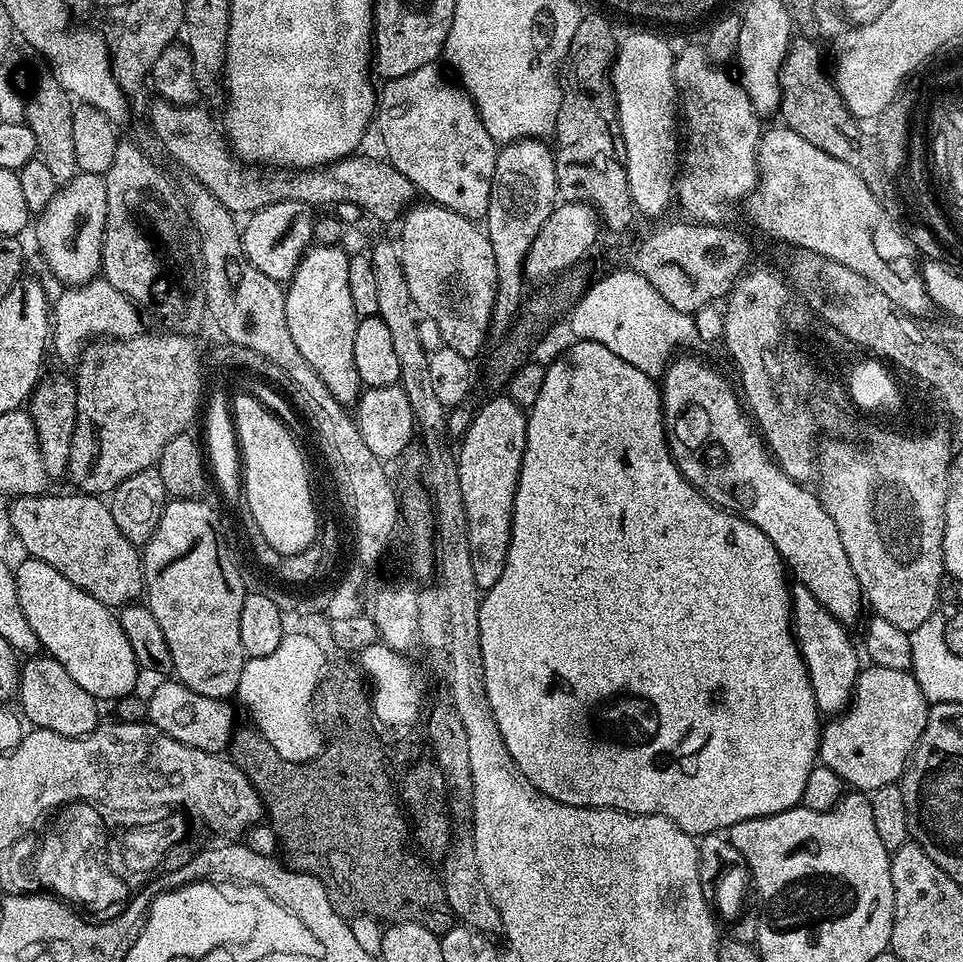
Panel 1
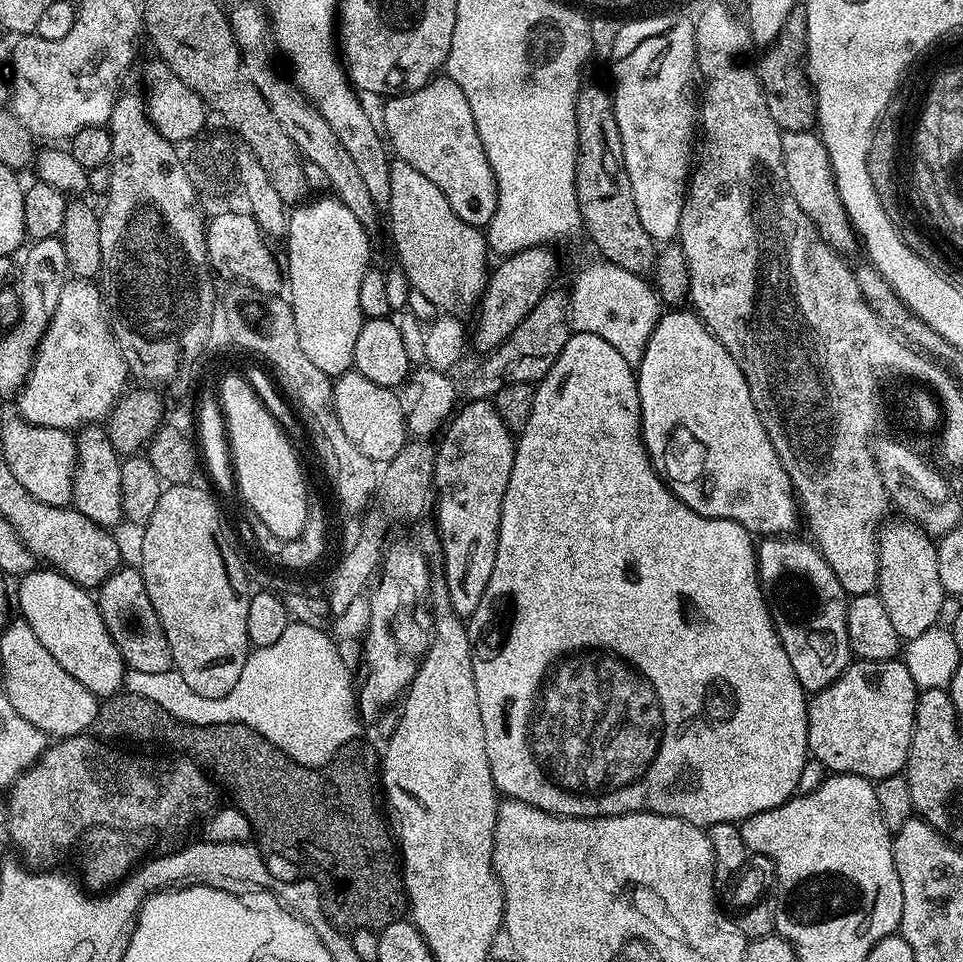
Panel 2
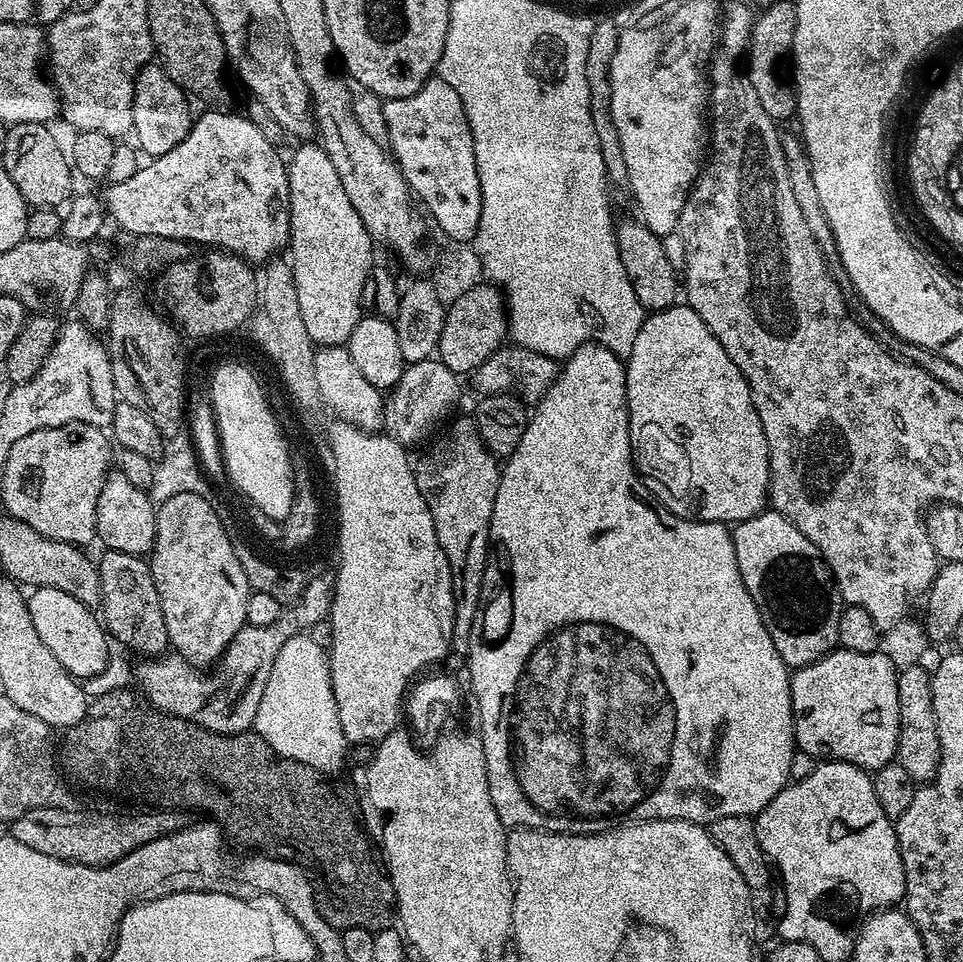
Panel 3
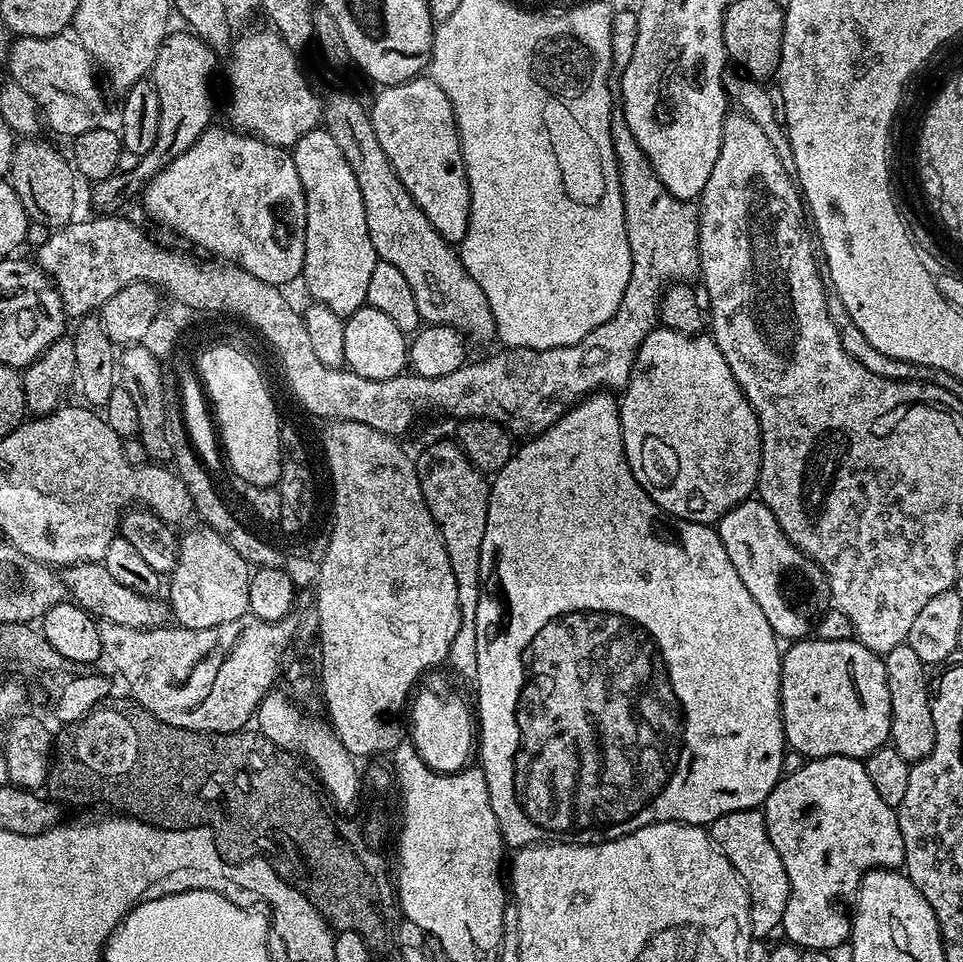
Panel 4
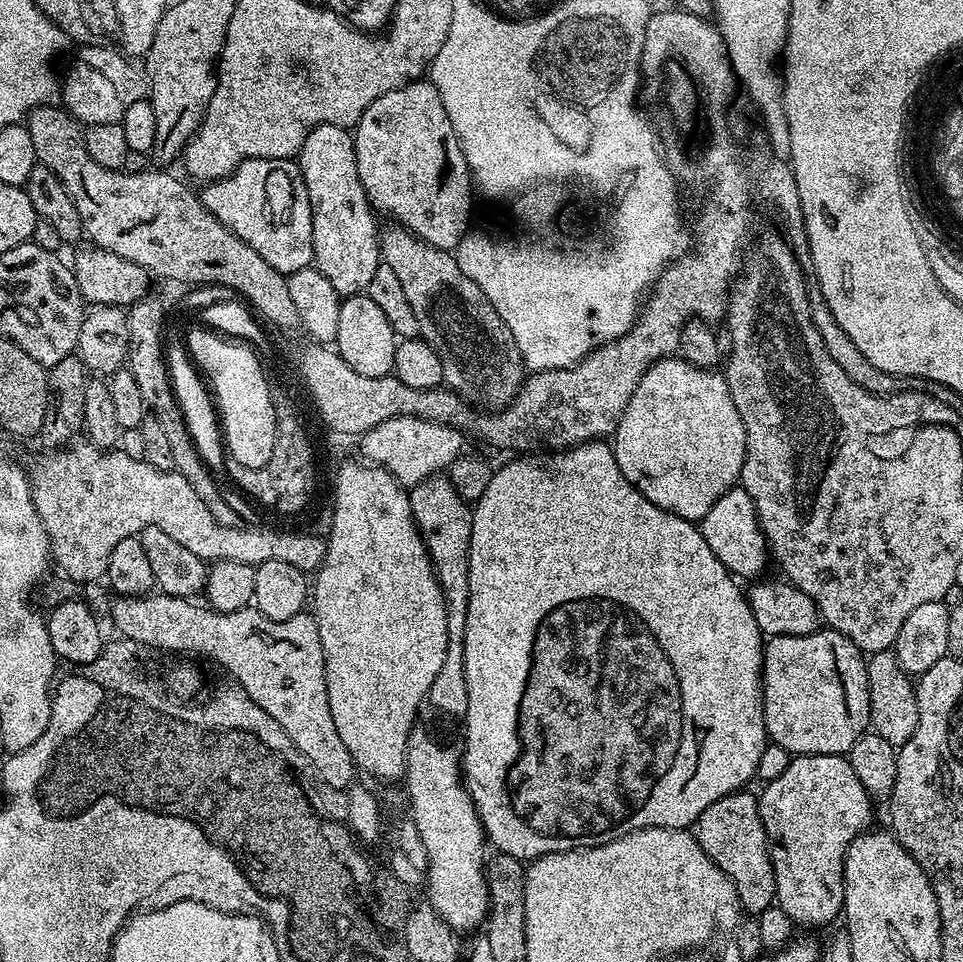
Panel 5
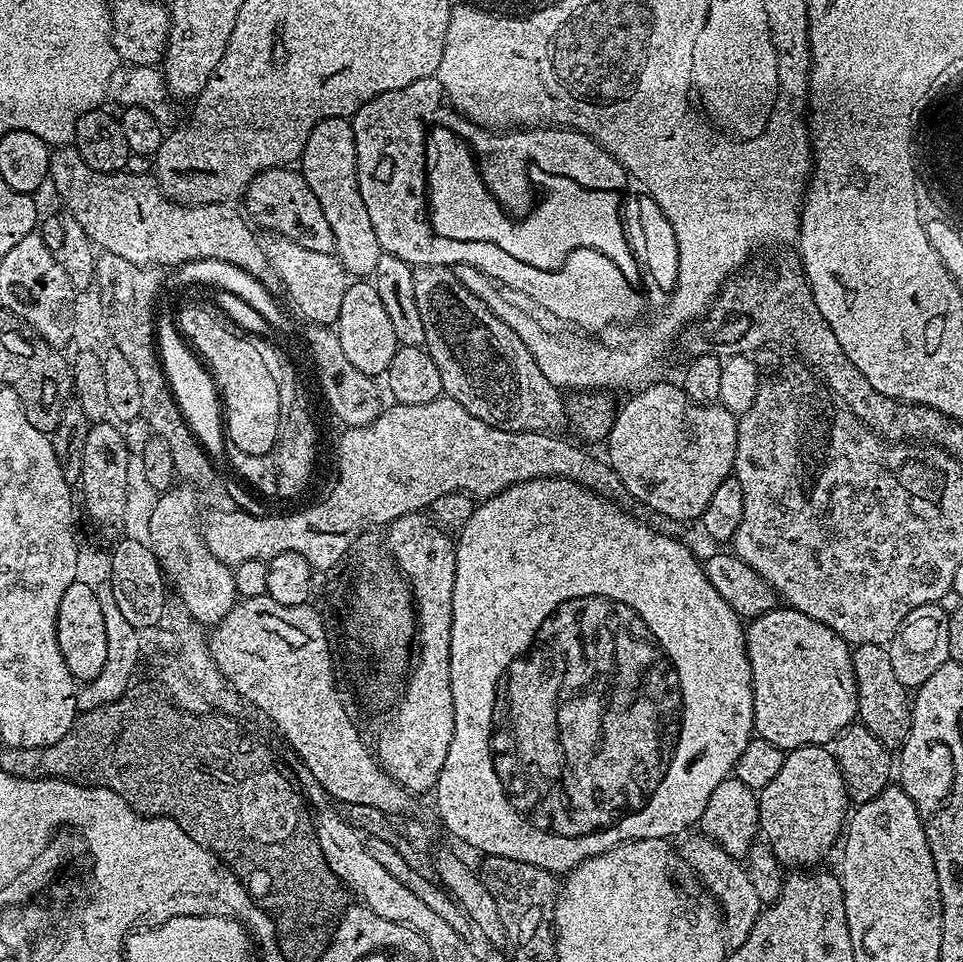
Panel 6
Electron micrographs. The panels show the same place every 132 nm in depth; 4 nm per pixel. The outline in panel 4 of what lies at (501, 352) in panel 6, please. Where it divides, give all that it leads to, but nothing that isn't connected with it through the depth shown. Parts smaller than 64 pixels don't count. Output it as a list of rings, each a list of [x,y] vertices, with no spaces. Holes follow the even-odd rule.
[[[336,92],[323,105],[322,124],[338,144],[338,150],[342,150],[342,158],[350,162],[350,170],[354,170],[358,190],[362,190],[362,206],[366,206],[366,230],[370,230],[377,257],[404,275],[414,293],[414,302],[418,302],[421,321],[425,325],[457,328],[469,345],[493,343],[496,323],[482,286],[470,278],[459,251],[434,230],[430,218],[422,214],[406,186],[402,186],[394,166],[390,166],[390,158],[386,158],[386,150],[378,146],[369,109],[354,97]]]

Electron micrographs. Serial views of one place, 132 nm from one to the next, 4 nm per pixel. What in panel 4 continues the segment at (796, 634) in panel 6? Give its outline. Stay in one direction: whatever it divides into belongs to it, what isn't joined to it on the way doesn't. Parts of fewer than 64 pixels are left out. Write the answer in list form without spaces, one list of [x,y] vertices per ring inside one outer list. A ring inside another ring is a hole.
[[[805,638],[789,643],[783,649],[780,662],[780,713],[784,738],[791,751],[805,758],[849,756],[864,760],[874,754],[874,750],[885,747],[892,734],[890,686],[881,653],[871,652],[855,638],[842,642]]]

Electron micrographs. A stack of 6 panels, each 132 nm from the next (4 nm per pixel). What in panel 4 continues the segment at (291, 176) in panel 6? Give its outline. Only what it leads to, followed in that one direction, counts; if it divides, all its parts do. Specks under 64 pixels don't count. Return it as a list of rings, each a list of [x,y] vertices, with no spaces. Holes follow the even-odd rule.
[[[209,126],[207,130],[186,150],[186,154],[178,154],[166,170],[162,170],[153,180],[148,181],[142,189],[142,201],[144,208],[160,224],[165,224],[172,232],[177,232],[180,236],[185,236],[192,244],[197,244],[200,248],[205,248],[208,252],[213,252],[213,257],[221,261],[236,264],[242,270],[254,274],[254,278],[262,278],[262,282],[285,286],[291,280],[299,281],[304,270],[304,259],[306,258],[306,198],[302,190],[302,182],[298,178],[298,170],[292,161],[291,151],[283,148],[275,148],[273,144],[268,144],[264,140],[259,140],[257,136],[249,136],[239,130],[228,128],[216,128]]]

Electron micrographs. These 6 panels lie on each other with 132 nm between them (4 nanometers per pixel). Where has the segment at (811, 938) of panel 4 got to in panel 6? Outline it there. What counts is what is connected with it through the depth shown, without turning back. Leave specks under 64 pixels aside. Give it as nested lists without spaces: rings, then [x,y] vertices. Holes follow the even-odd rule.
[[[803,744],[800,748],[791,749],[784,757],[782,770],[778,770],[778,775],[770,782],[770,786],[758,793],[758,799],[763,839],[774,850],[781,866],[788,870],[804,870],[809,866],[819,865],[816,863],[831,850],[832,843],[835,840],[837,843],[850,808],[842,770],[838,770],[835,756],[823,744]]]

